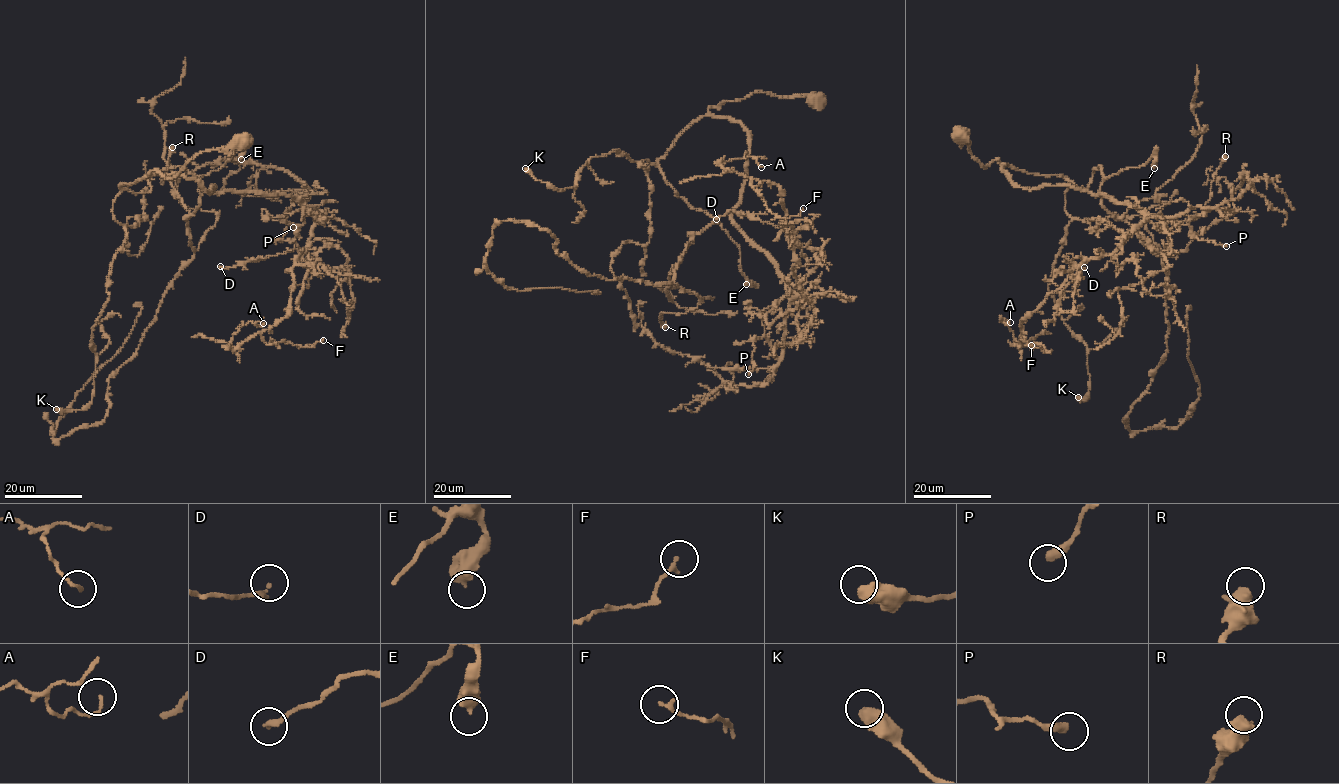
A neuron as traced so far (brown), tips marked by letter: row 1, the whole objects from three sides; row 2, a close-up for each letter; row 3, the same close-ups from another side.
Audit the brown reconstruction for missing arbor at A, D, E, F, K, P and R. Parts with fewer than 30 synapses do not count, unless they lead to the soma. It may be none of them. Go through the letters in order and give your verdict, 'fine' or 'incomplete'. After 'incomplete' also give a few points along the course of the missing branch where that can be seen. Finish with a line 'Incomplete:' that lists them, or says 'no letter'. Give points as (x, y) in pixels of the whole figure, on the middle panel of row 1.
A: fine
D: fine
E: fine
F: fine
K: fine
P: fine
R: fine
Incomplete: no letter

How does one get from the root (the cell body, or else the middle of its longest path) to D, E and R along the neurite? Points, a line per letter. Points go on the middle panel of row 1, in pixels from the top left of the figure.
D: (813, 100), (753, 92), (708, 109), (749, 135), (730, 219), (797, 298), (788, 235), (732, 210), (716, 219)
E: (813, 100), (763, 92), (724, 100), (658, 160), (676, 196), (711, 215), (738, 245), (746, 284)
R: (813, 100), (724, 100), (658, 160), (676, 196), (718, 221), (674, 273), (699, 304), (662, 313), (665, 327)

